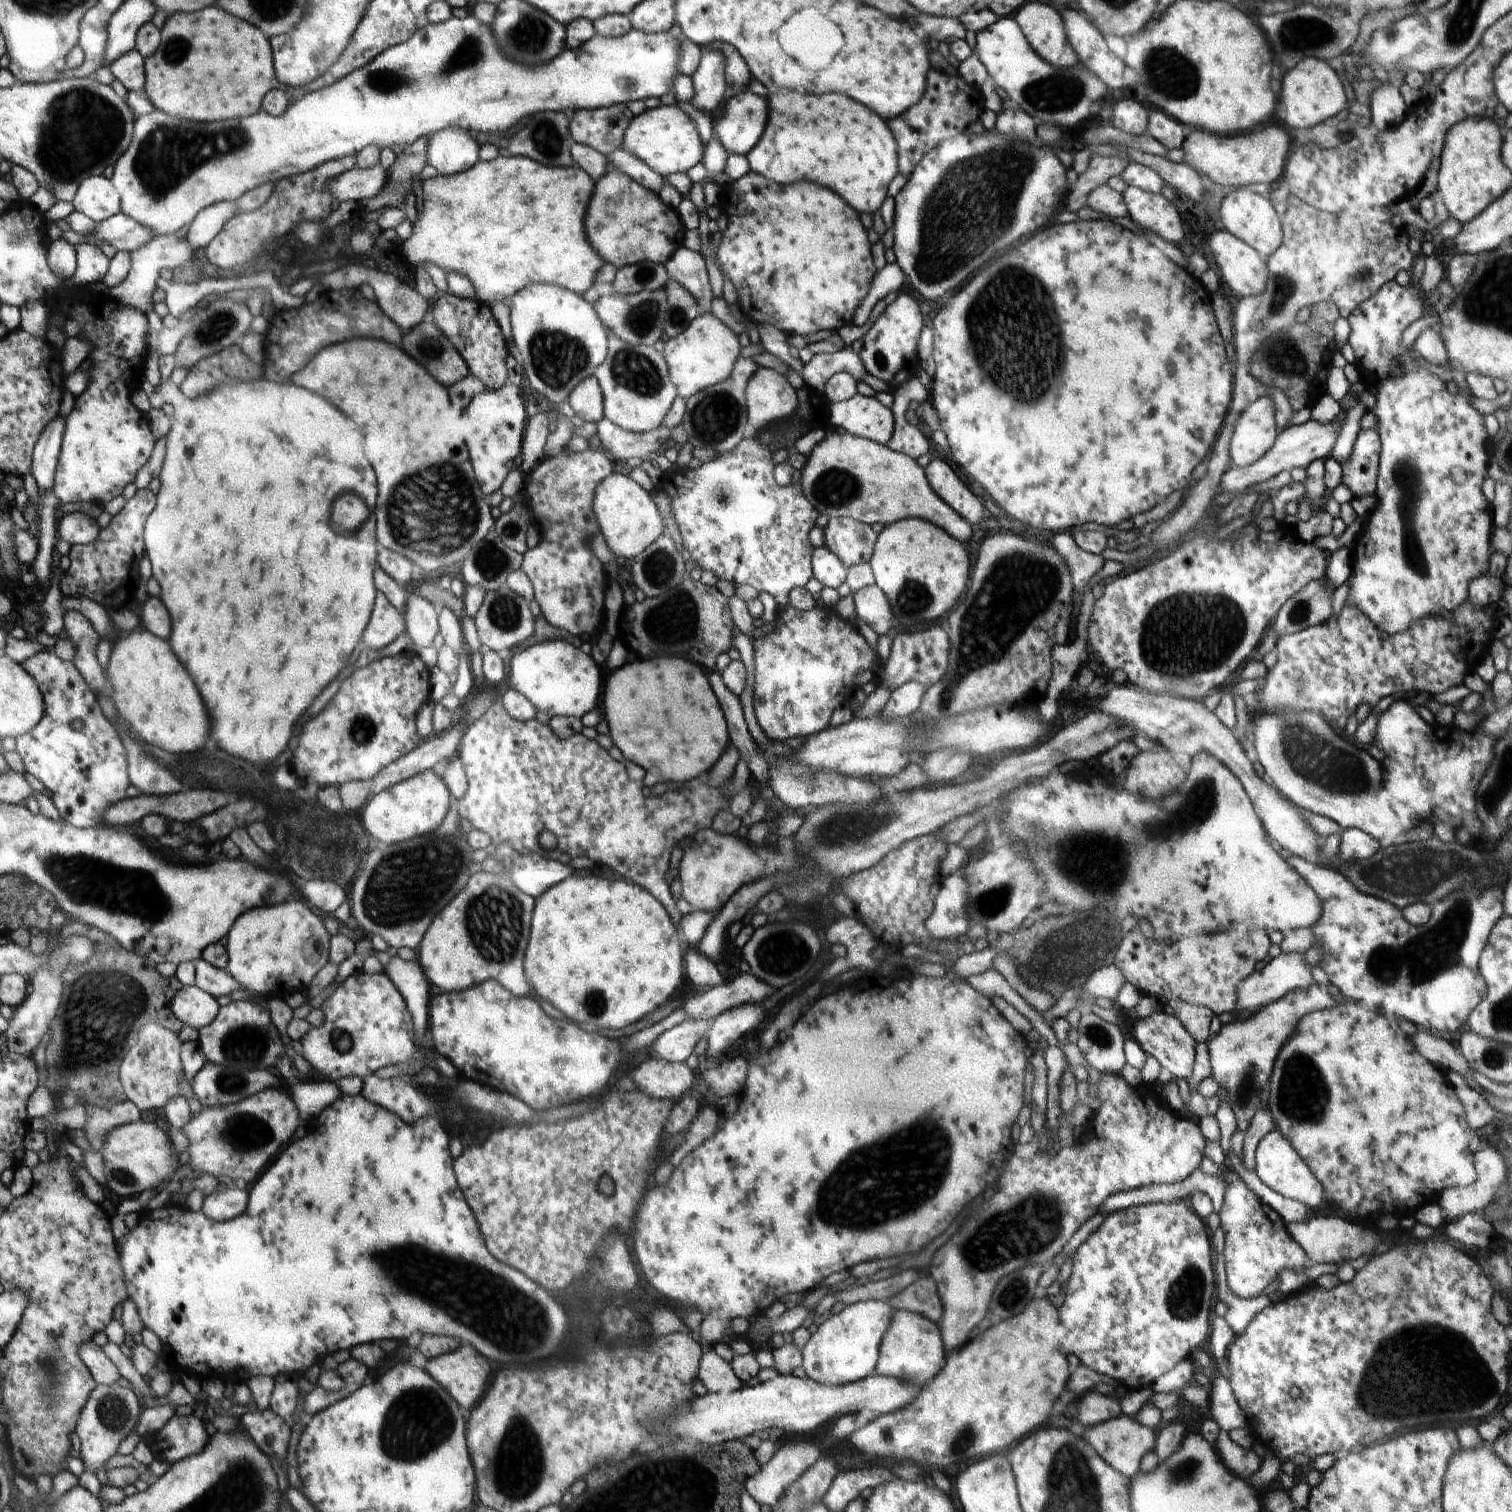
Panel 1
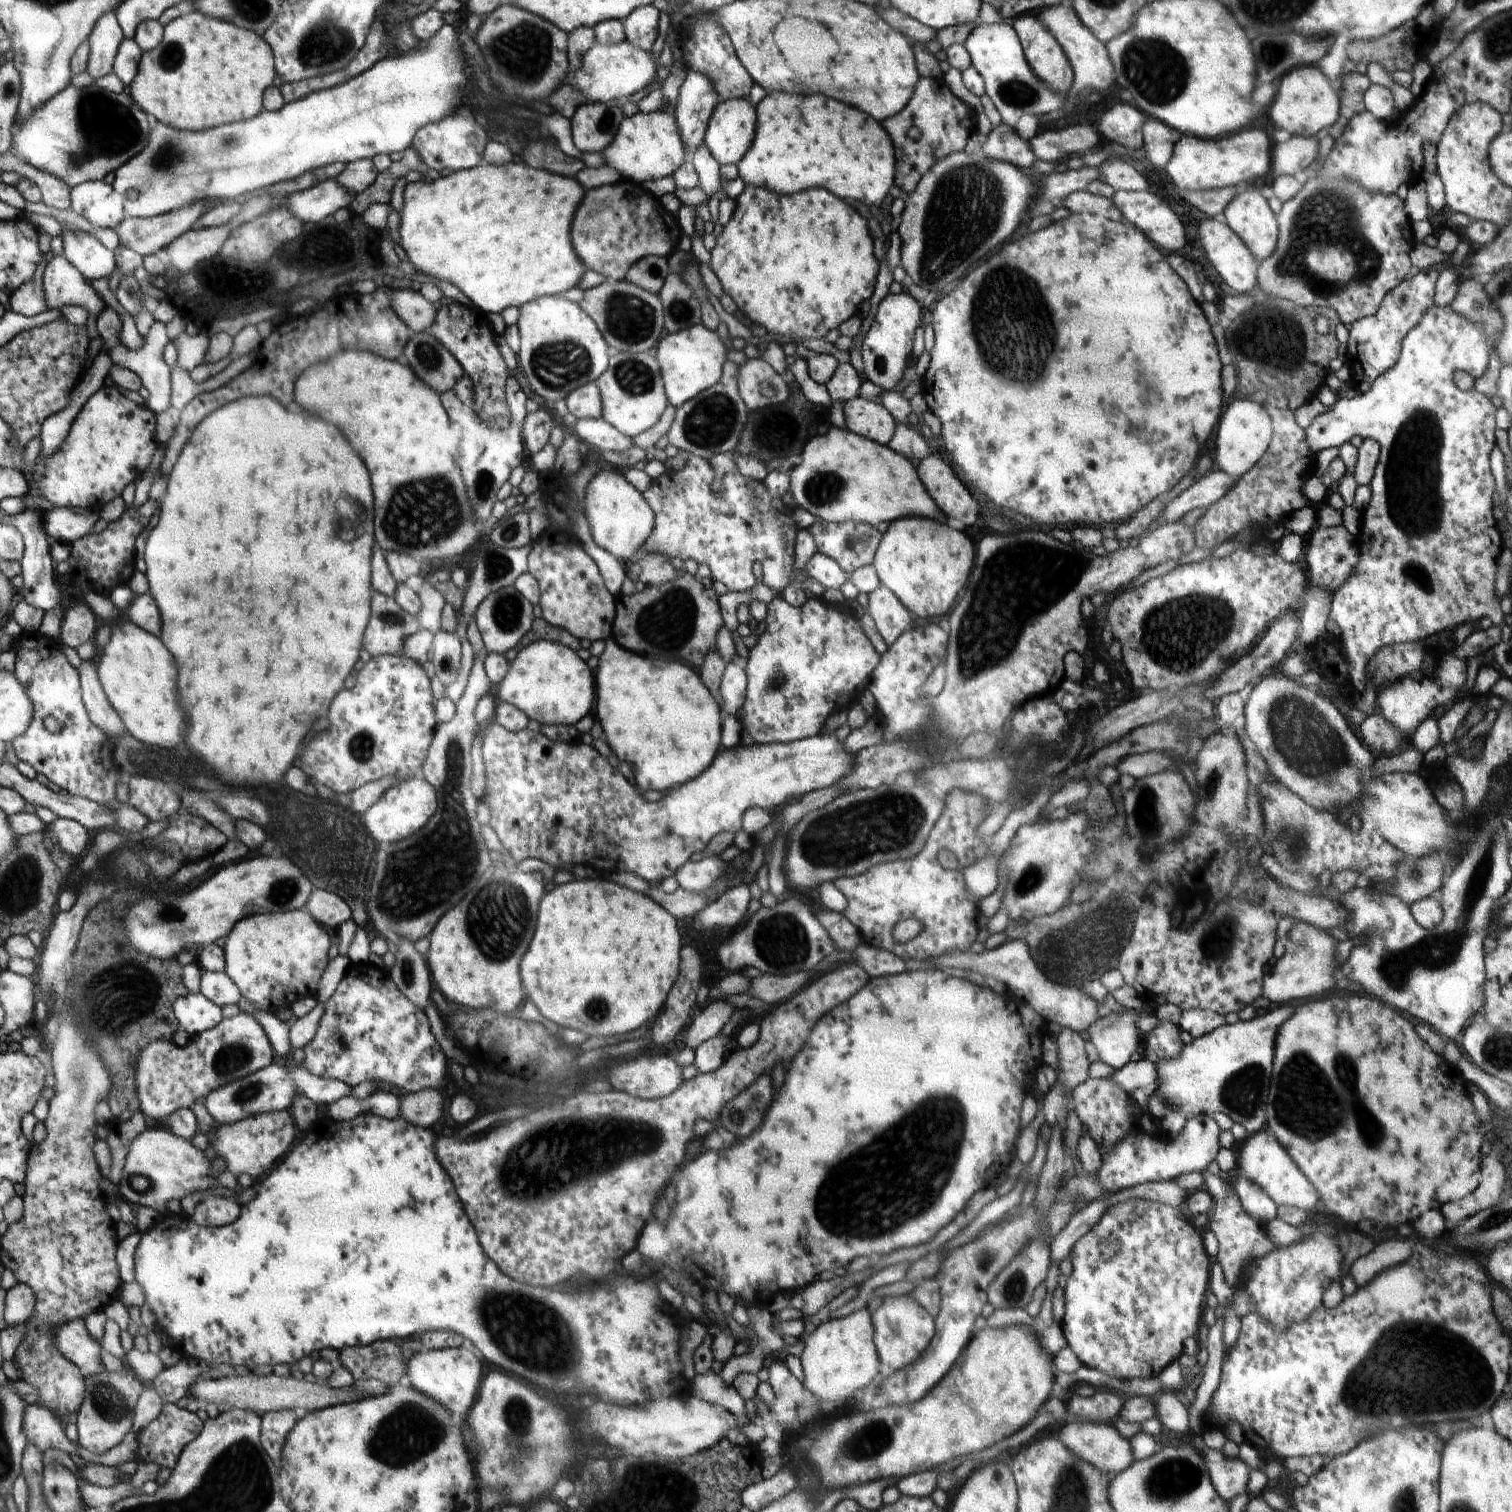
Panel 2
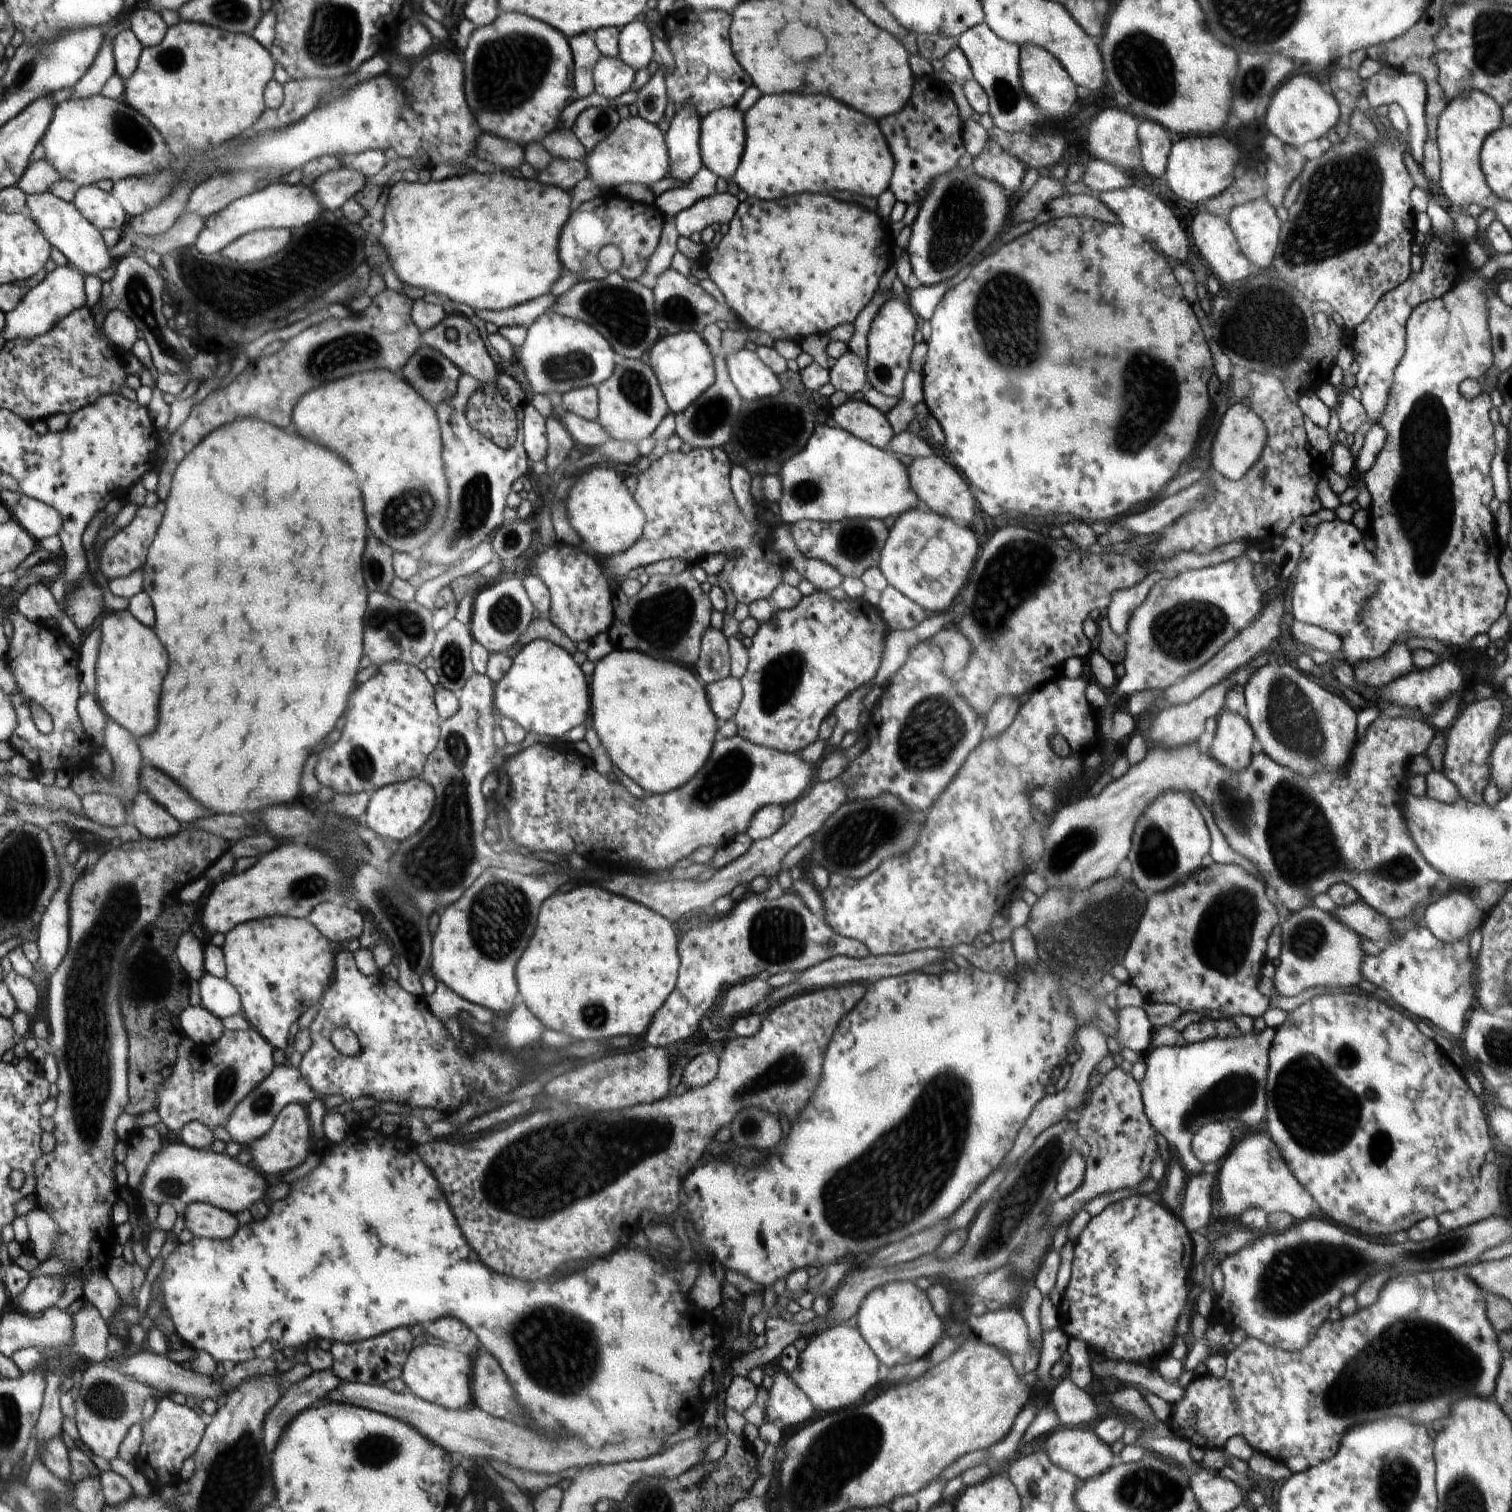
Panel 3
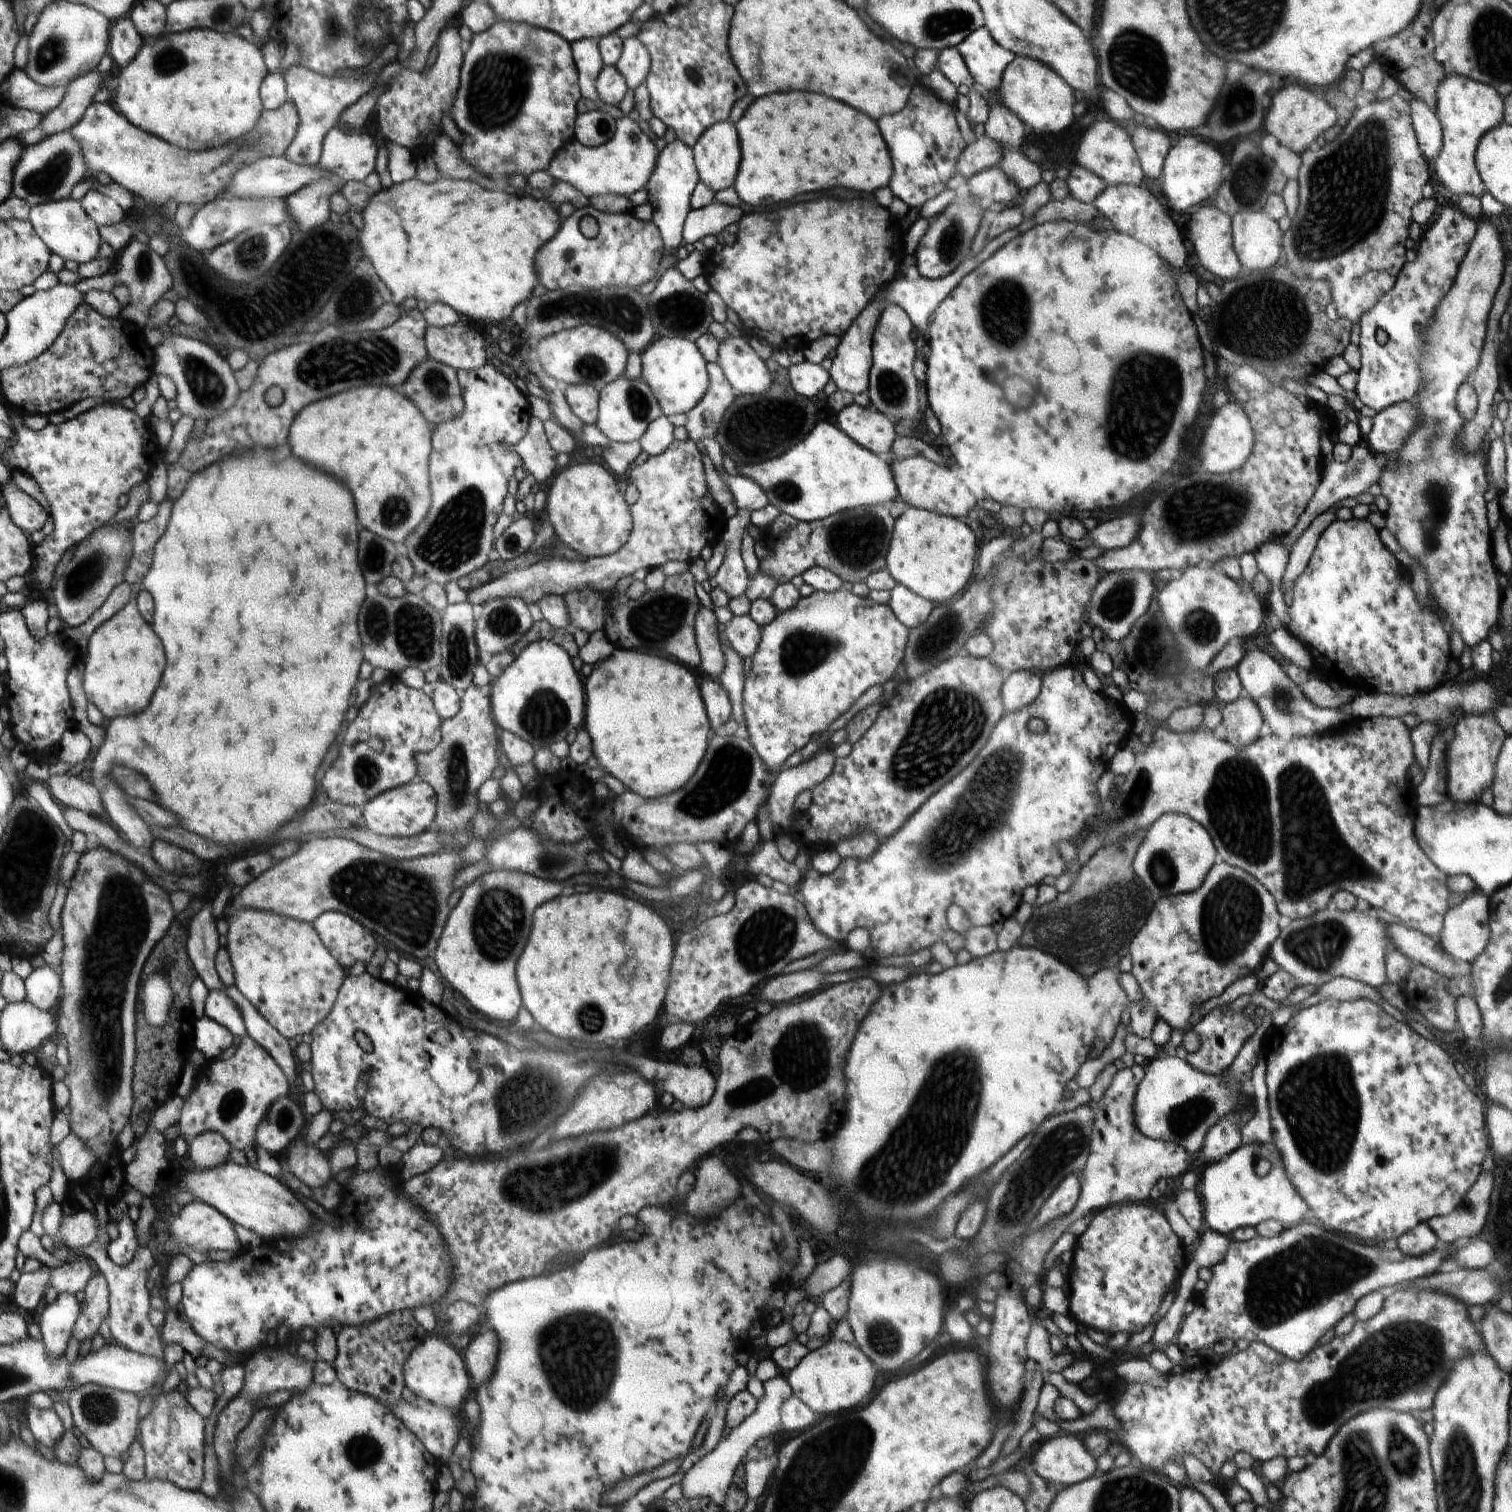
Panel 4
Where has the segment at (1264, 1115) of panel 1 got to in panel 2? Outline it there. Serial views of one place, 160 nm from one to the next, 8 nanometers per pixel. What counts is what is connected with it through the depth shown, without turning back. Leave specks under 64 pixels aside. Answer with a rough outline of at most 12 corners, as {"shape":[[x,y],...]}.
{"shape":[[1244,1175],[1235,1186],[1242,1208],[1259,1223],[1277,1218],[1277,1206]]}

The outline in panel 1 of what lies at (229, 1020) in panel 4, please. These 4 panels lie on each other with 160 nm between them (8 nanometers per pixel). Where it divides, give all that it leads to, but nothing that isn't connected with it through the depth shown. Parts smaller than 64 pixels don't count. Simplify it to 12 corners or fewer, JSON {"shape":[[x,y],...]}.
{"shape":[[197,961],[197,984],[214,998],[240,988],[225,969]]}

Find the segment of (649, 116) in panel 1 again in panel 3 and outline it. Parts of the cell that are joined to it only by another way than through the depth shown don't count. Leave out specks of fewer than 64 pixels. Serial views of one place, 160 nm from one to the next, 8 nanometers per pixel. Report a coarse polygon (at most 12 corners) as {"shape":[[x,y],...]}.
{"shape":[[640,116],[587,153],[605,191],[649,187],[671,166],[666,135]]}

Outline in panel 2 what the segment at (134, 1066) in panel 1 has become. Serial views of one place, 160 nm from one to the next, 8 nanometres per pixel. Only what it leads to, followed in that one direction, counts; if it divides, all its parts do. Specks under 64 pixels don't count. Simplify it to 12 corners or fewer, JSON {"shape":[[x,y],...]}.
{"shape":[[243,1008],[185,1047],[149,1043],[142,1111],[170,1120],[270,1066],[274,1044]]}

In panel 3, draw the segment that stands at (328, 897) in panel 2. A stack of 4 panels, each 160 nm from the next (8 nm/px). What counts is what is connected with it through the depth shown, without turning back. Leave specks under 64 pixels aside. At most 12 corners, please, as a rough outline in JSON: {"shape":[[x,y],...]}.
{"shape":[[325,902],[308,920],[330,942],[363,933],[364,916]]}

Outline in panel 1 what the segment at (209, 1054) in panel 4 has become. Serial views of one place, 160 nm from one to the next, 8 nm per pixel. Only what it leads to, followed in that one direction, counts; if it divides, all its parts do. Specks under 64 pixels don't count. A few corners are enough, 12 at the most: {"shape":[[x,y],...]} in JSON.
{"shape":[[199,985],[176,995],[178,1018],[198,1031],[215,1020],[216,998]]}

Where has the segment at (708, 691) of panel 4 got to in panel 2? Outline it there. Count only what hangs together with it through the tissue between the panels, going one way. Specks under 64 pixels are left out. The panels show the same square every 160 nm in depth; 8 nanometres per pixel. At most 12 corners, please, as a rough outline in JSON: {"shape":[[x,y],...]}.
{"shape":[[730,662],[720,683],[724,716],[738,716],[747,676]]}

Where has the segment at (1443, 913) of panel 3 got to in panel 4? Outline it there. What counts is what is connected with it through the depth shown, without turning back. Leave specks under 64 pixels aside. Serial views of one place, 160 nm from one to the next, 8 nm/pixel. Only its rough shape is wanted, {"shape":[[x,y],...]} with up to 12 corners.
{"shape":[[1489,896],[1446,911],[1440,944],[1472,964],[1489,941]]}

